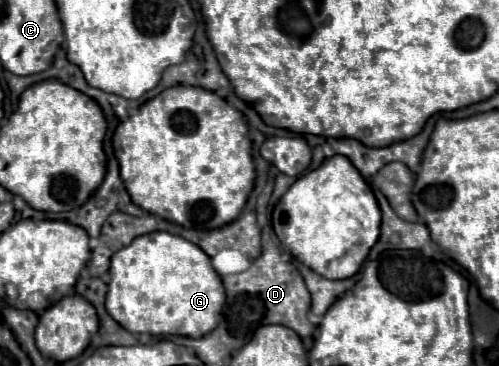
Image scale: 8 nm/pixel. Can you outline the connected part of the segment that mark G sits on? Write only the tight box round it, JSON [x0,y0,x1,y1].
[106,234,224,338]

